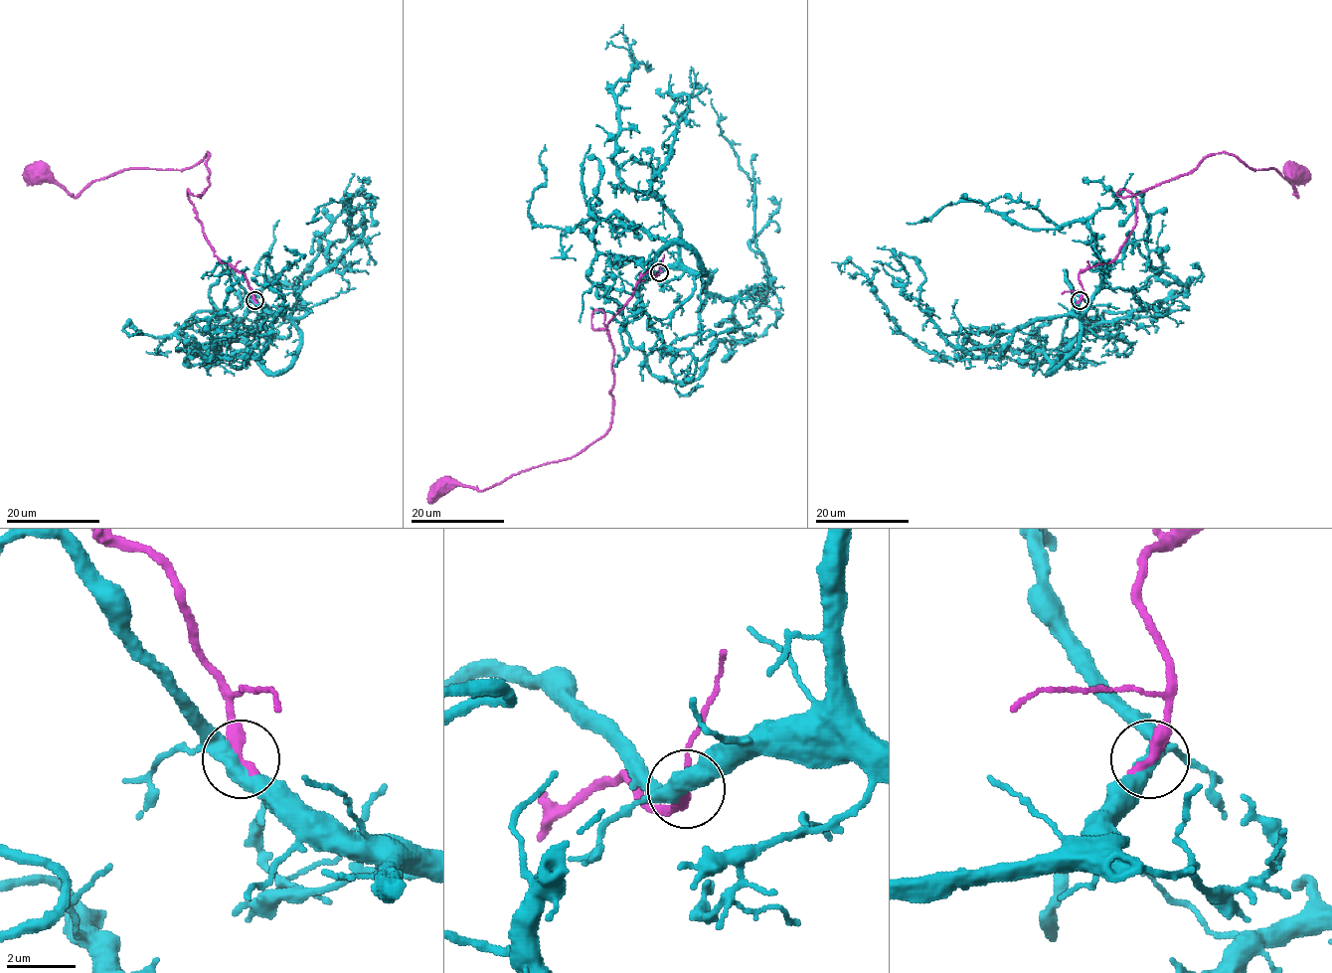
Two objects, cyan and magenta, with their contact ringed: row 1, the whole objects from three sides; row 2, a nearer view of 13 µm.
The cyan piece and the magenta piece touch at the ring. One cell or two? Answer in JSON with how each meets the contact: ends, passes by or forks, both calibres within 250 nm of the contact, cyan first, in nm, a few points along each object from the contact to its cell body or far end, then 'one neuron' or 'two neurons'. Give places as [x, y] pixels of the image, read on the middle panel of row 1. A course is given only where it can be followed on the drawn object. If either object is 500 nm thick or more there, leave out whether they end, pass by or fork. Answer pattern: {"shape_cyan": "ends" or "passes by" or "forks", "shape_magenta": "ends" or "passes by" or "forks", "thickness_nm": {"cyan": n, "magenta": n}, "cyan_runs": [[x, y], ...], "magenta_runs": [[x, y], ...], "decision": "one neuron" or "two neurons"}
{"shape_cyan": "forks", "shape_magenta": "ends", "thickness_nm": {"cyan": 400, "magenta": 420}, "cyan_runs": [[659, 273], [710, 276], [699, 329], [671, 344], [677, 381], [697, 380], [717, 342], [759, 336], [780, 314]], "magenta_runs": [[659, 273], [639, 280], [605, 328], [591, 314], [604, 314], [613, 349], [601, 436], [490, 488], [443, 489]], "decision": "one neuron"}

